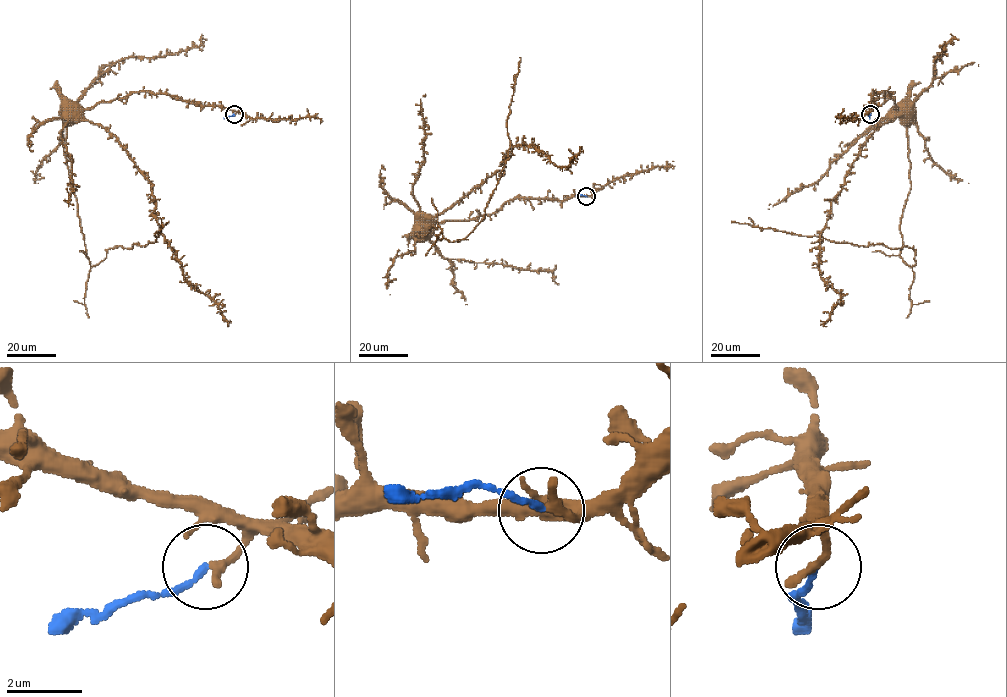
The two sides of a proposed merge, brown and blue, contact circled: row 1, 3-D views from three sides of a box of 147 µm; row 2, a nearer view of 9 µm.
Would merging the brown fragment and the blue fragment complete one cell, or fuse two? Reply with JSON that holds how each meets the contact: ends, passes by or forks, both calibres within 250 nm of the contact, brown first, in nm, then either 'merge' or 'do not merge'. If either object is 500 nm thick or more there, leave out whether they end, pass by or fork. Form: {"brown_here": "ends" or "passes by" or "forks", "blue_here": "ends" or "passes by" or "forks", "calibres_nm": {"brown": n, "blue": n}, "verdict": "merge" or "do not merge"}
{"brown_here": "ends", "blue_here": "ends", "calibres_nm": {"brown": 280, "blue": 180}, "verdict": "do not merge"}

